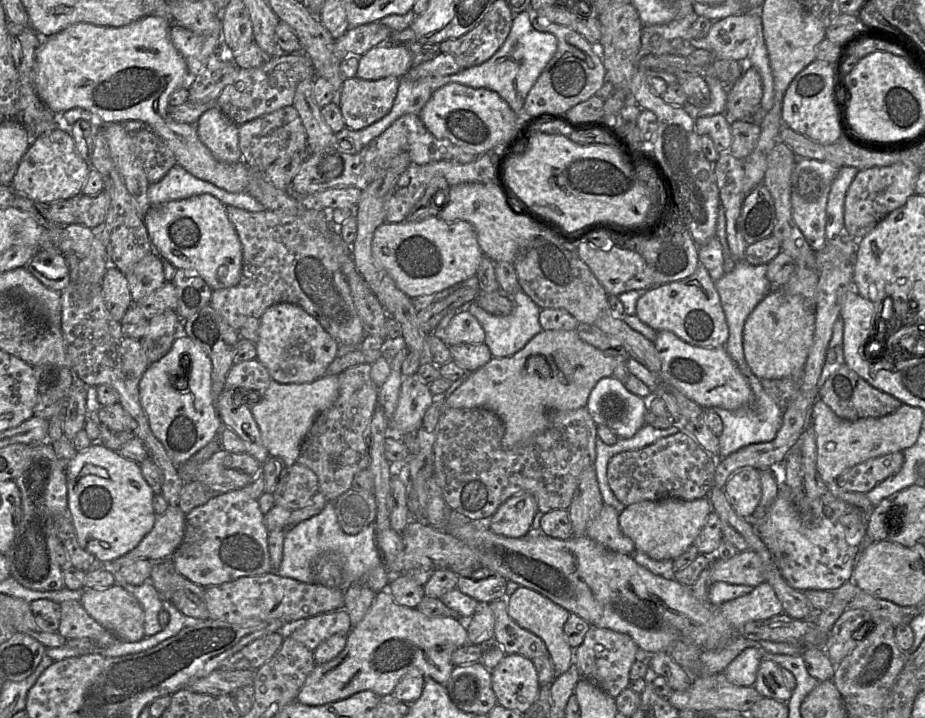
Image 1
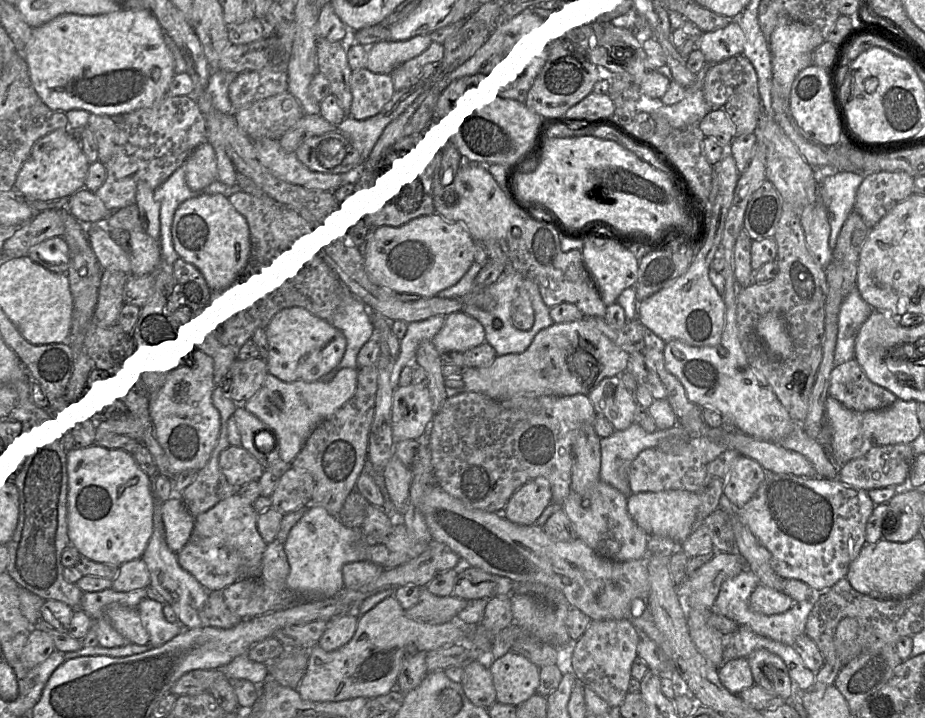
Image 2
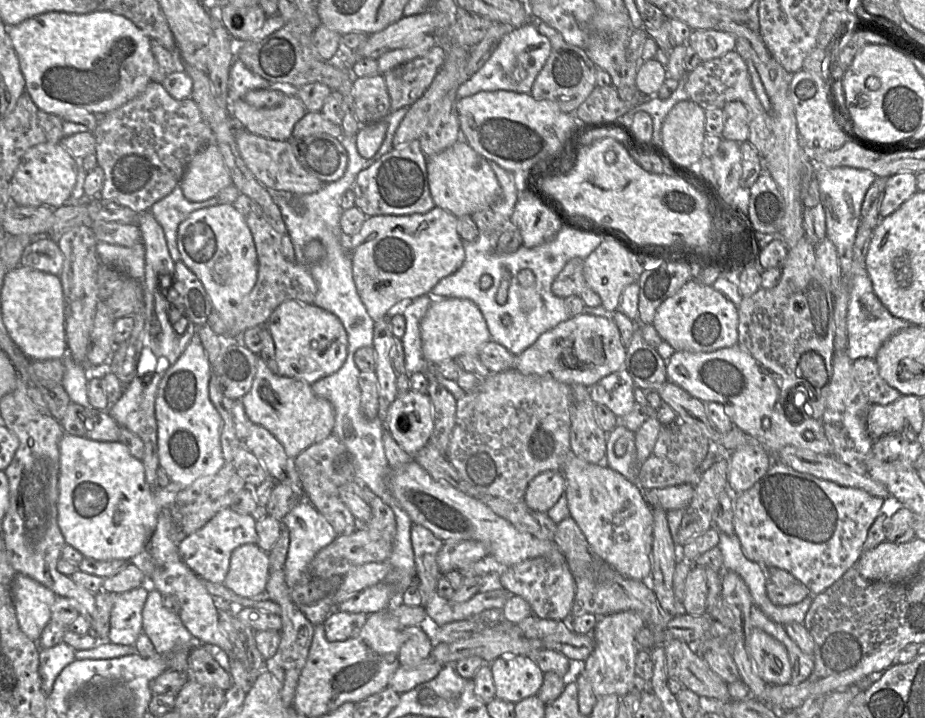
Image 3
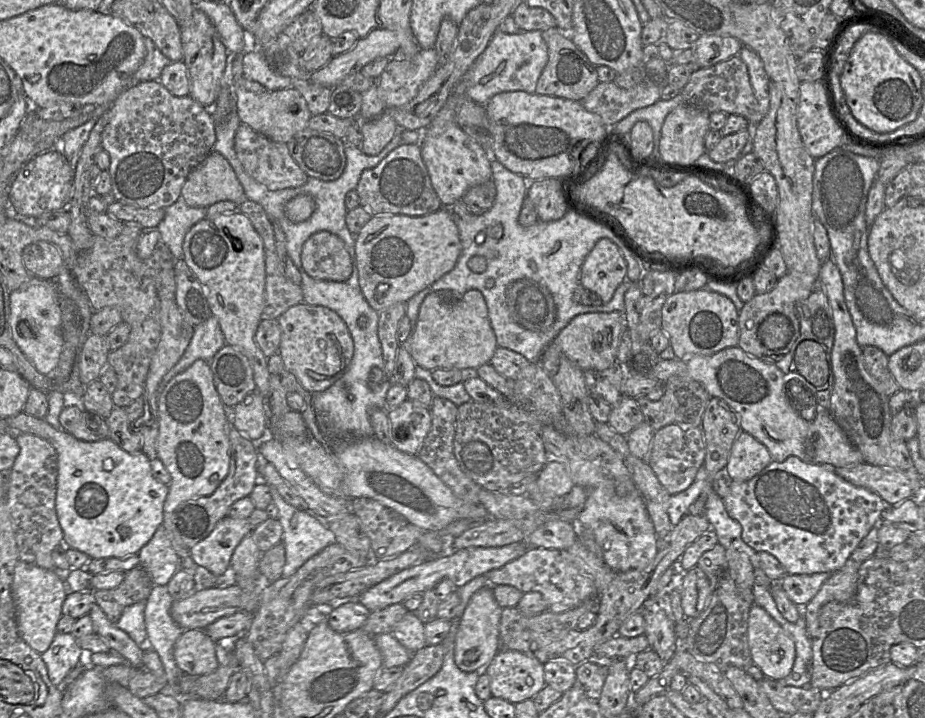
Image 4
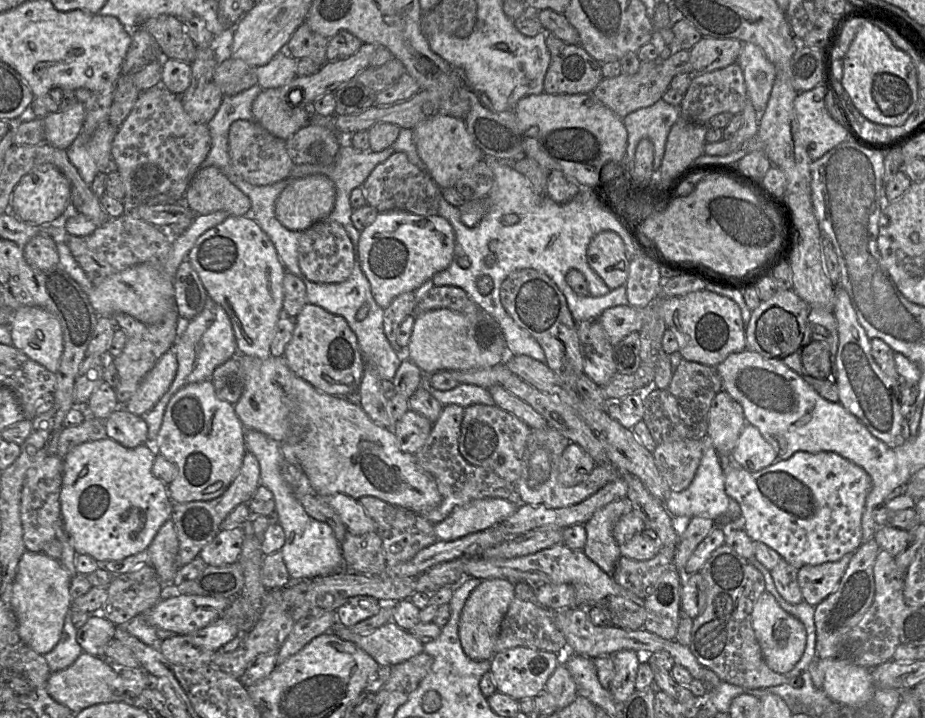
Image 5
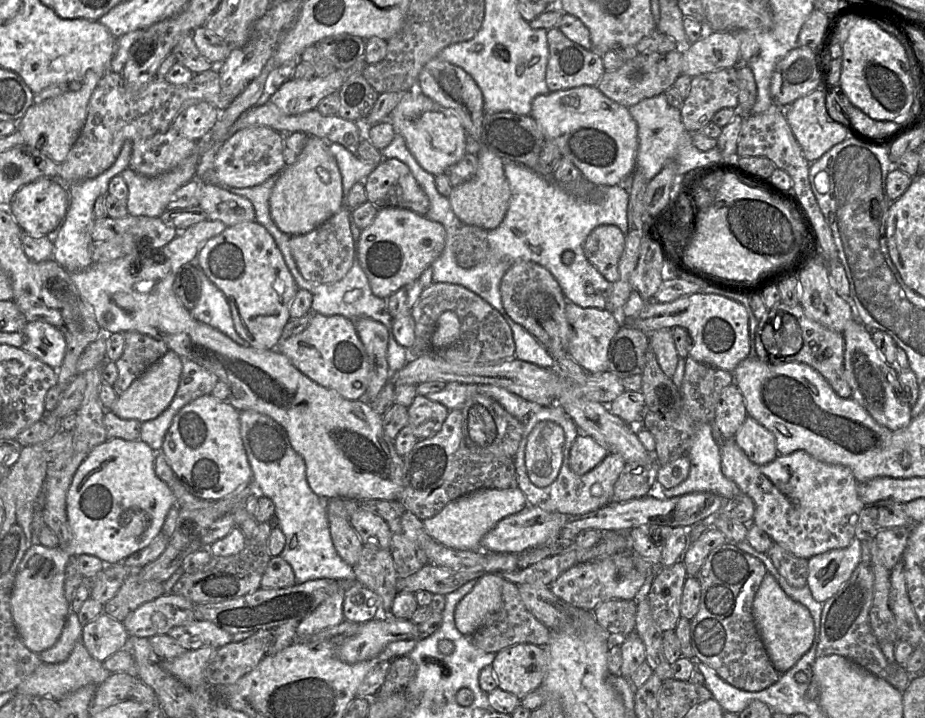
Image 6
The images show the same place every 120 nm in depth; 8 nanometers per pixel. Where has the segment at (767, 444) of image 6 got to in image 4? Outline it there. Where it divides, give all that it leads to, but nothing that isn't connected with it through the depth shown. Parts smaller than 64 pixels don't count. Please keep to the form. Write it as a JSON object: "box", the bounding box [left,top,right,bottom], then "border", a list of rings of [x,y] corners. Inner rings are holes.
{"box":[725,432,772,482],"border":[[[746,432],[736,437],[730,452],[725,472],[731,482],[752,479],[772,462],[767,447]]]}

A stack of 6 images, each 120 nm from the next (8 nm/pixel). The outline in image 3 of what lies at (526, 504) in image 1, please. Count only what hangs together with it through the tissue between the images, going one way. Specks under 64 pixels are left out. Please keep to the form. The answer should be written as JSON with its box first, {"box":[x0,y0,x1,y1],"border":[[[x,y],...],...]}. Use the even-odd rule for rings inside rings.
{"box":[523,471,565,512],"border":[[[544,471],[527,485],[523,500],[537,512],[547,512],[565,493],[565,478],[561,471]]]}

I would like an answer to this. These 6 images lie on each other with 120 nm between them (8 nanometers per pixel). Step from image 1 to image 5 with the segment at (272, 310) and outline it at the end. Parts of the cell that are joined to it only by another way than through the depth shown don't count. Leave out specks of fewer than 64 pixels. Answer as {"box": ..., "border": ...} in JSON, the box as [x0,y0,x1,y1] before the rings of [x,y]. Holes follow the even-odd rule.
{"box":[283,303,365,403],"border":[[[307,303],[294,318],[295,328],[283,357],[289,368],[317,390],[347,397],[359,403],[358,389],[363,377],[365,362],[357,337],[347,321],[323,308]]]}

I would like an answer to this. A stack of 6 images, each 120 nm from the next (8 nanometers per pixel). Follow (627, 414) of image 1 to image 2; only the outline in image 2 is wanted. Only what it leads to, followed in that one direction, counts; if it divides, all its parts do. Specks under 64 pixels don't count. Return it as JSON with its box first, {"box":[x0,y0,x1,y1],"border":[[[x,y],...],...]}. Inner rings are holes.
{"box":[588,375,638,431],"border":[[[620,375],[604,378],[588,397],[596,413],[606,417],[615,431],[625,430],[634,423],[638,403]]]}

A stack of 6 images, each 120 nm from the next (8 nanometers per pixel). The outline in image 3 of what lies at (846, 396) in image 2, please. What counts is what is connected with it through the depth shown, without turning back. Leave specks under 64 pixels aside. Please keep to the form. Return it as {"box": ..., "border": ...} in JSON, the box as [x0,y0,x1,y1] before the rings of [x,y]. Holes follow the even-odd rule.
{"box":[852,358,901,405],"border":[[[873,358],[854,360],[852,375],[871,404],[888,405],[901,396],[899,391],[889,386],[880,376],[878,365]]]}

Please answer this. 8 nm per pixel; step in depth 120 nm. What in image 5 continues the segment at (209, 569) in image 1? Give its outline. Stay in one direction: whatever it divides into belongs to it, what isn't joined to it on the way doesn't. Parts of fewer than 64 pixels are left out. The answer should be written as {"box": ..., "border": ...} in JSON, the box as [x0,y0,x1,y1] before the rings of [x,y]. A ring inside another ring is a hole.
{"box":[199,526,244,566],"border":[[[241,526],[220,530],[199,556],[208,566],[224,566],[239,560],[242,552],[244,530]]]}

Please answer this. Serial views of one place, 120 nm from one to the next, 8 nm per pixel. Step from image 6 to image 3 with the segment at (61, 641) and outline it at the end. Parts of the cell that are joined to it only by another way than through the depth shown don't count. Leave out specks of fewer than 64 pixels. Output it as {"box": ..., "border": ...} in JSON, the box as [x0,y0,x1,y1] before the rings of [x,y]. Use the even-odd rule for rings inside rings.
{"box":[39,641,76,695],"border":[[[63,641],[51,648],[39,650],[39,674],[46,695],[51,692],[60,672],[76,660],[75,651]]]}

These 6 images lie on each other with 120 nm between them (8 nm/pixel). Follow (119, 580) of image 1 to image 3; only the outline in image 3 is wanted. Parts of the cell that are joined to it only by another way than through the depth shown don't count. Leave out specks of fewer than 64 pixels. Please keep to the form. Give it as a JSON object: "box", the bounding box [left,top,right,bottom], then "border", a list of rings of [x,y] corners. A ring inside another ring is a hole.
{"box":[142,587,194,671],"border":[[[151,587],[142,610],[142,628],[156,654],[167,660],[169,669],[188,671],[188,655],[193,649],[194,637],[179,614],[164,607],[162,594]]]}

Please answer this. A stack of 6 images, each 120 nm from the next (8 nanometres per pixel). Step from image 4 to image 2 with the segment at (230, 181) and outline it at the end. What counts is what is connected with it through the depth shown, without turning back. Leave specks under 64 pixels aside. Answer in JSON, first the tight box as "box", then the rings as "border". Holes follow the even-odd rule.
{"box":[182,142,218,191],"border":[[[209,142],[200,144],[182,166],[186,183],[193,191],[202,191],[218,180],[217,158]]]}

